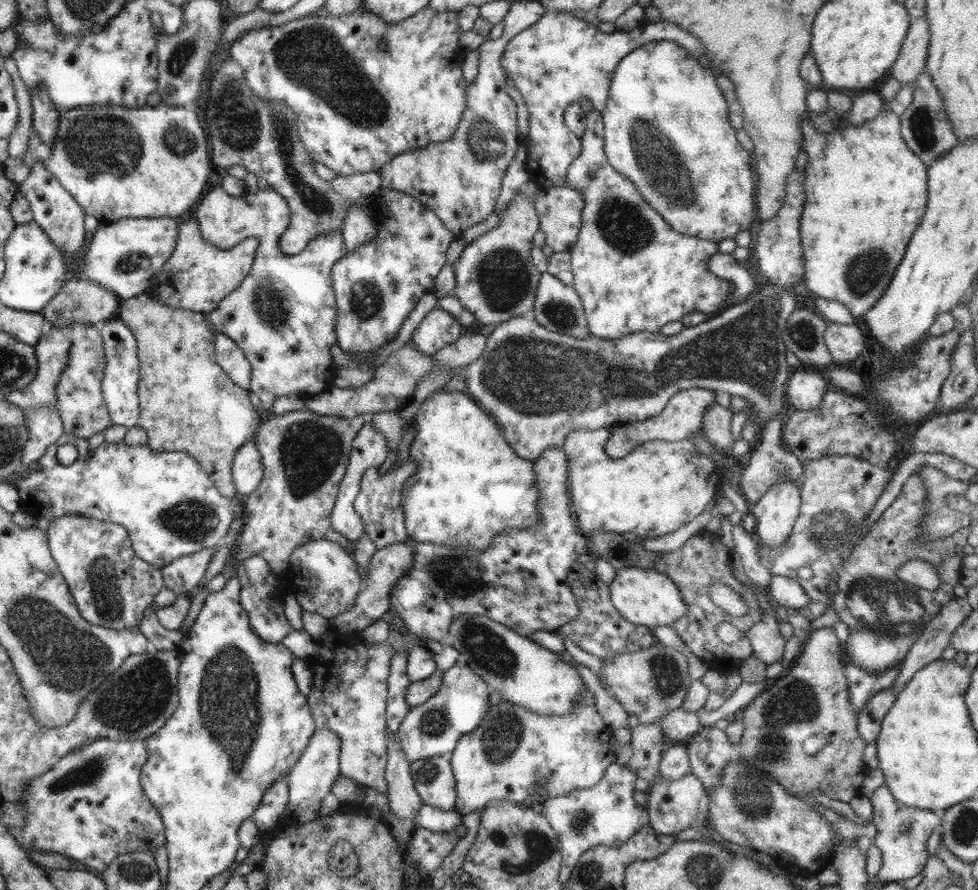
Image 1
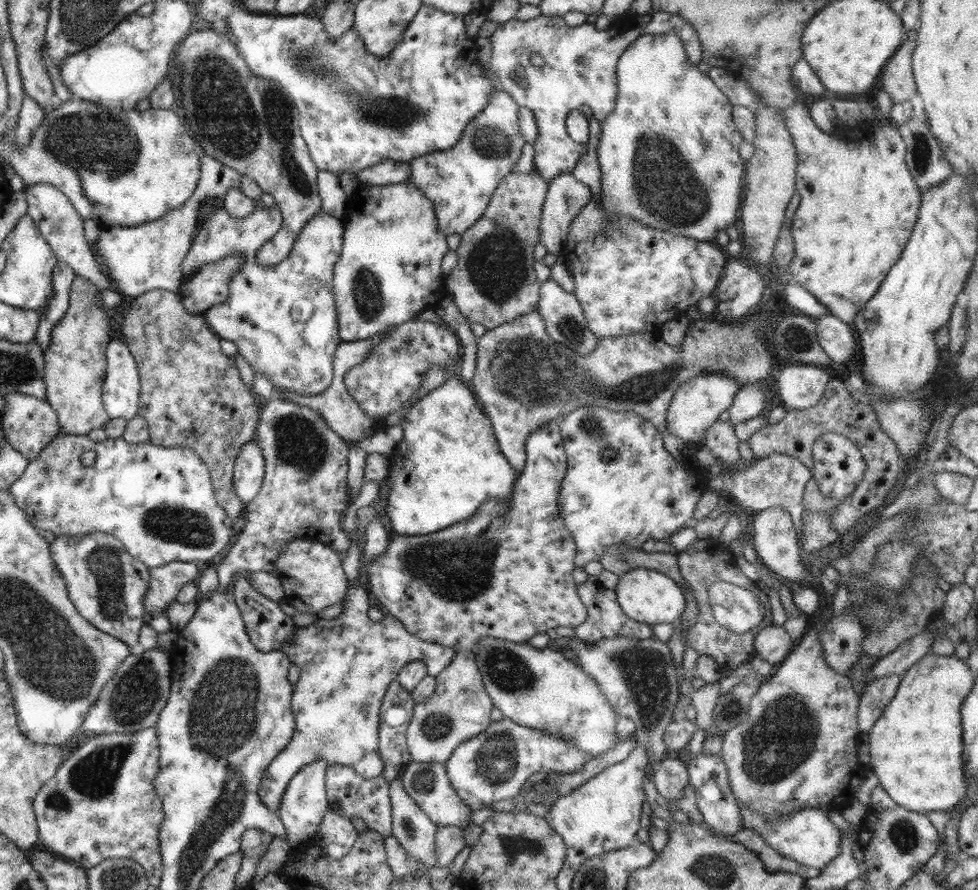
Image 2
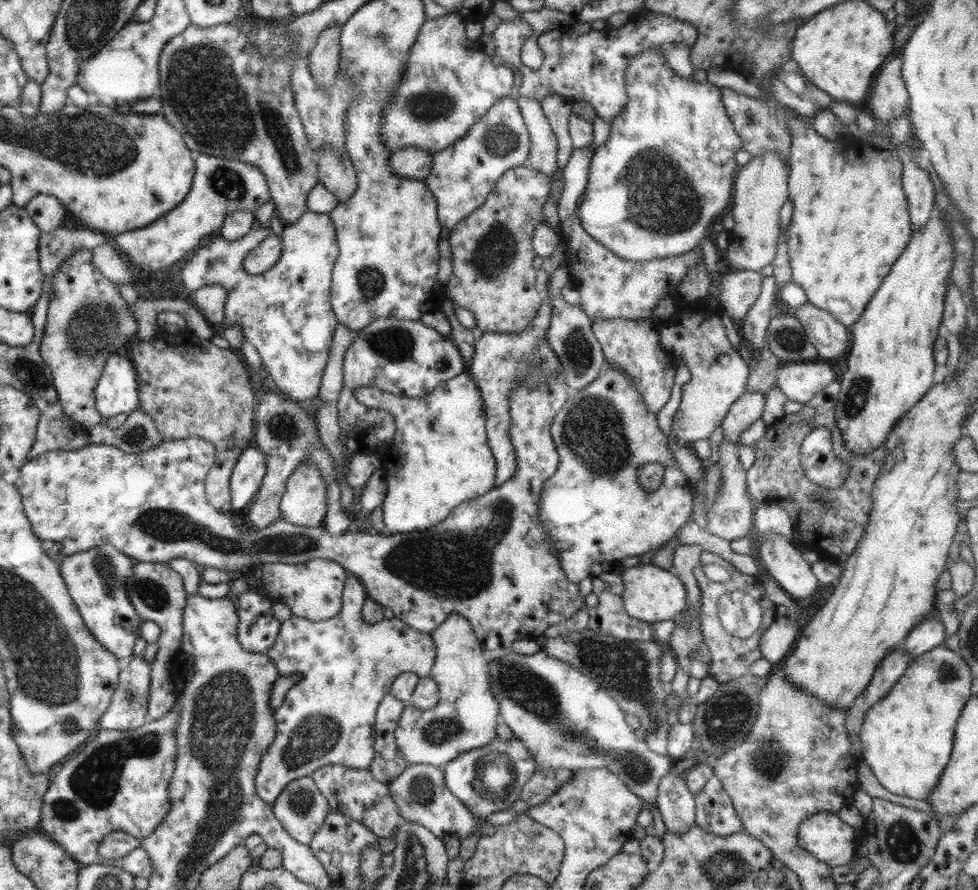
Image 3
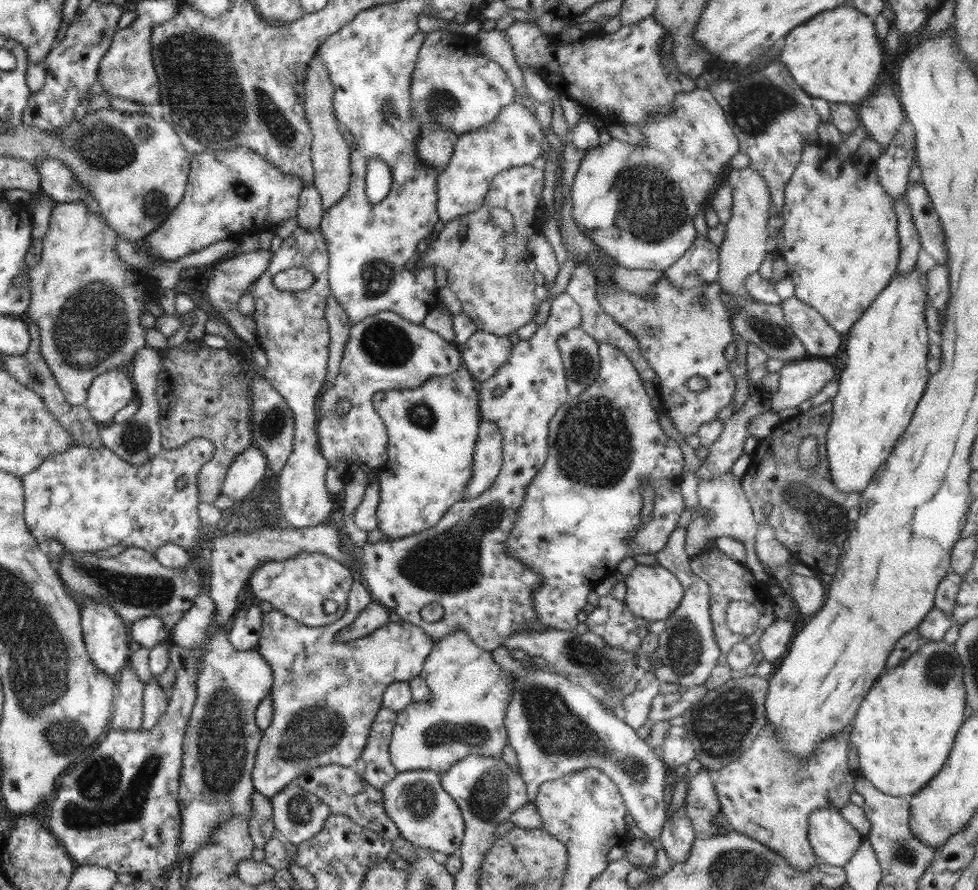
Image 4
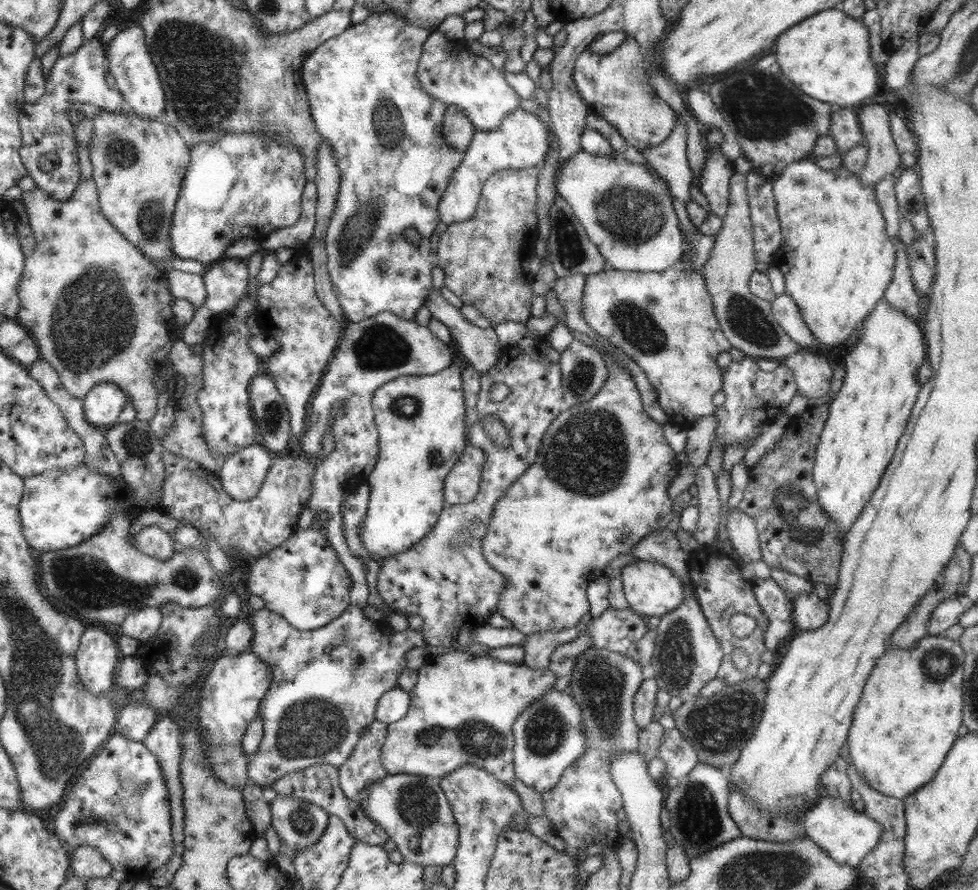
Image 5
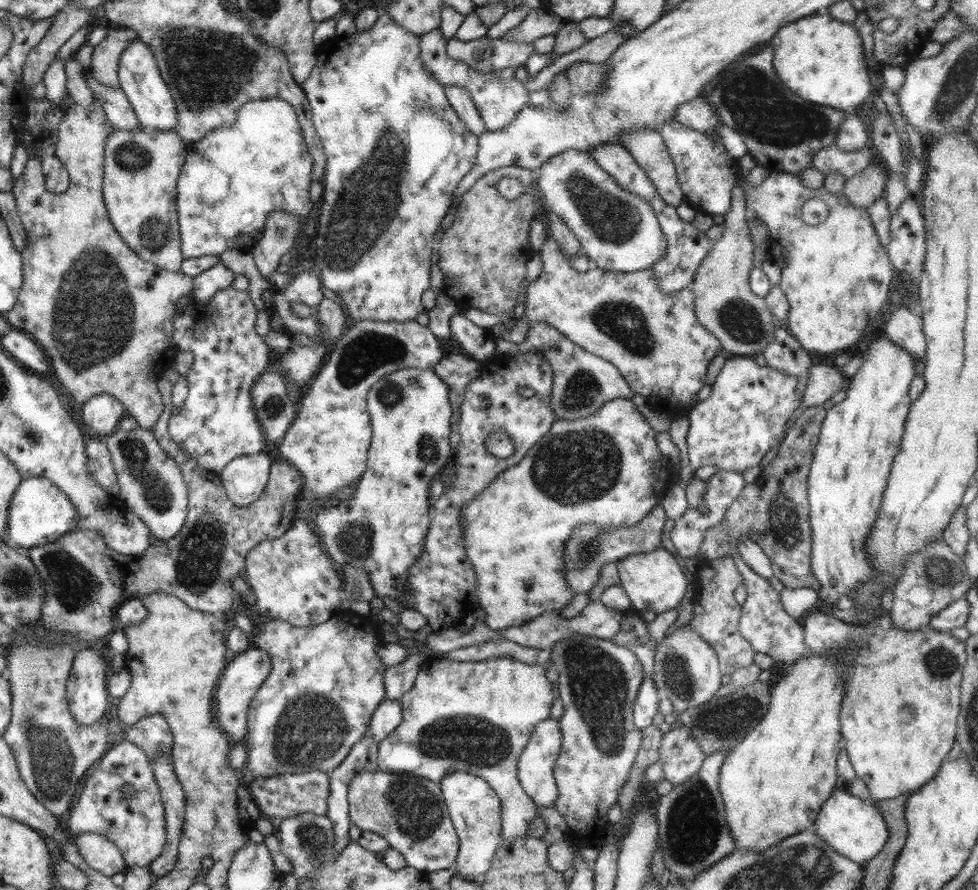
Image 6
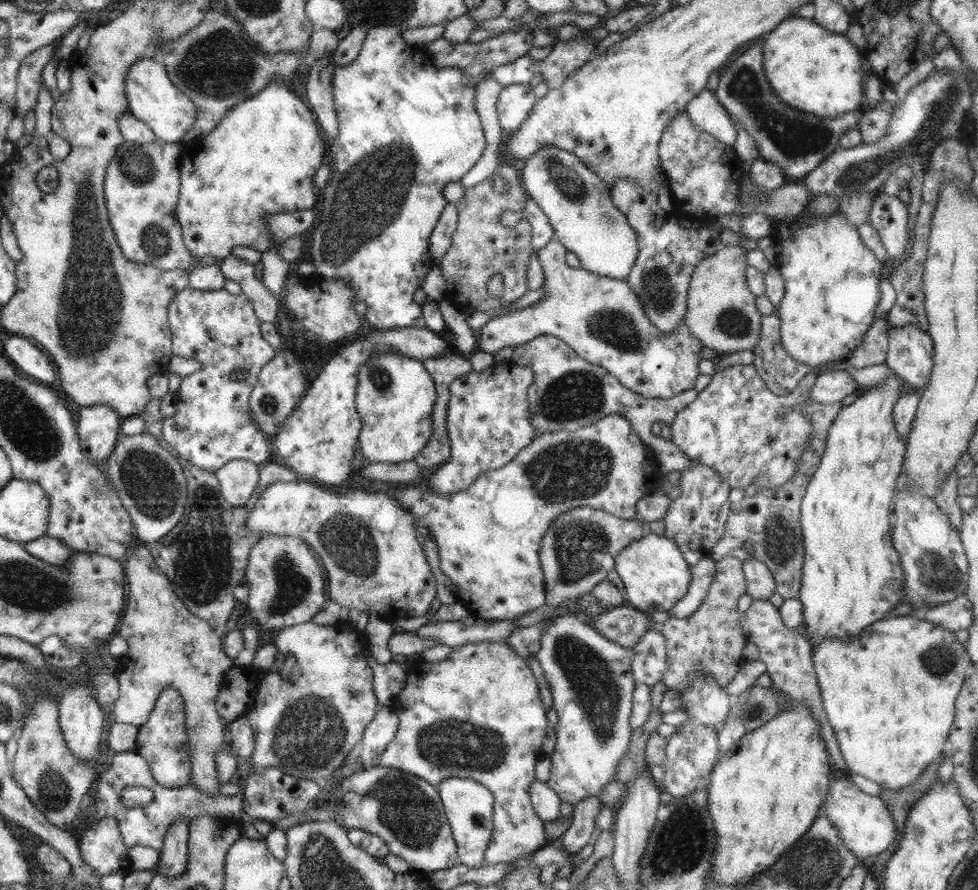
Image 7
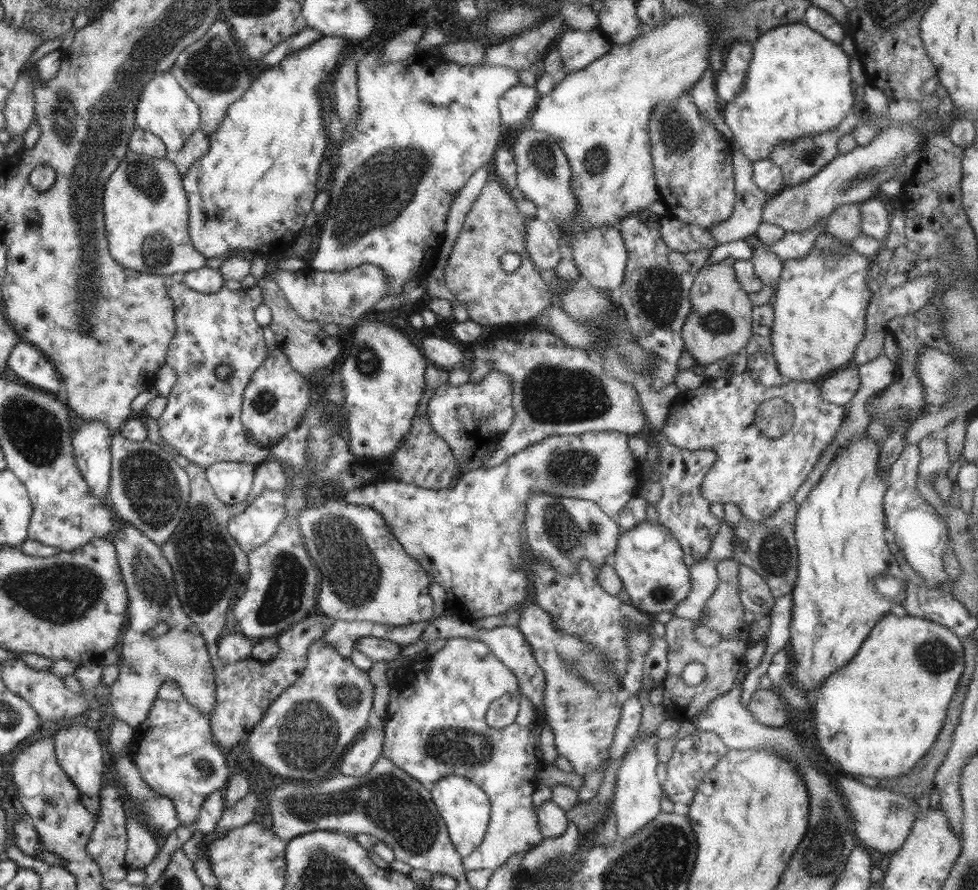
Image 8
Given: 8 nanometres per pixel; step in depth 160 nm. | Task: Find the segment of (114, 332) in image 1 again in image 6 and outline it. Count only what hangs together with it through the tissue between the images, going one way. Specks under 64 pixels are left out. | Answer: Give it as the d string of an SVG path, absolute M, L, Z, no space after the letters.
M96 394L83 403L82 416L80 416L80 418L82 418L82 422L84 422L90 430L103 436L116 431L125 416L127 416L127 413L123 409L123 404L117 398L114 398L111 394Z

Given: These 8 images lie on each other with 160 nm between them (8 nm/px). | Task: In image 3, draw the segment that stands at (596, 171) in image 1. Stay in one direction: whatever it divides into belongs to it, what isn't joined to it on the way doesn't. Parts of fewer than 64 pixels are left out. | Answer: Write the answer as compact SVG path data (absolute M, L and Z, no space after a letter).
M591 145L573 149L571 152L570 159L564 166L563 191L558 200L561 242L568 243L565 265L570 267L571 282L580 293L579 306L591 321L601 318L650 319L661 298L666 297L673 298L676 308L682 308L683 301L677 290L687 270L703 261L703 252L699 246L668 258L632 262L616 256L584 231L578 214L578 205L588 184L590 164L595 151Z

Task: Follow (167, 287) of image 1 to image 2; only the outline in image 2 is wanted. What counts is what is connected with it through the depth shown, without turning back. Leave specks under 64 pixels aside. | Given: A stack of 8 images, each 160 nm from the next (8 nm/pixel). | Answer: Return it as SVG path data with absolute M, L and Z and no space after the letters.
M244 254L230 255L204 264L195 274L186 276L178 292L184 308L190 314L200 315L225 302L229 295L229 282L244 263Z

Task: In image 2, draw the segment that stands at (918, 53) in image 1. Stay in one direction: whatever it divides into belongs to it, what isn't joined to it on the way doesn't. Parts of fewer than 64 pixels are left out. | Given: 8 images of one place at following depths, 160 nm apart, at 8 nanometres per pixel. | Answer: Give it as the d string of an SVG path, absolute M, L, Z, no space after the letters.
M916 29L906 31L903 43L882 70L882 90L892 95L894 103L909 102L917 93L912 61L917 41Z

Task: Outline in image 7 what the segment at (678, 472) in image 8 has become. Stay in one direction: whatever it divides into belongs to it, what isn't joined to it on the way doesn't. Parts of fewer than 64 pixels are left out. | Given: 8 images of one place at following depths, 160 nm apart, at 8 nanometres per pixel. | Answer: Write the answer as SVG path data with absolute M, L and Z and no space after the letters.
M691 459L691 467L682 470L678 481L681 490L678 498L671 500L663 516L665 537L672 539L689 565L709 556L709 550L720 540L731 511L728 494L731 488L713 468Z

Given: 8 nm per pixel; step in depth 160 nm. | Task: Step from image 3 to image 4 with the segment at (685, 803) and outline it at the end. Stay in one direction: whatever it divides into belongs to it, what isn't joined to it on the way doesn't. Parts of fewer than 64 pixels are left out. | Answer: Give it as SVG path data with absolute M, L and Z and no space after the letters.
M683 807L667 818L659 839L666 855L672 861L683 862L688 859L688 853L690 853L696 836L692 828L692 821L686 816Z

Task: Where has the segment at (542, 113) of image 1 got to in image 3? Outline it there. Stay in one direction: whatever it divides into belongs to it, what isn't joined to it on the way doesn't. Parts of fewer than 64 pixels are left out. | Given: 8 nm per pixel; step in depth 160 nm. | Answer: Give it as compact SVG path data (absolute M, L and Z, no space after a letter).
M641 11L629 19L624 26L619 29L605 27L596 31L590 29L584 34L576 34L572 26L560 26L556 29L541 33L536 42L540 50L544 54L543 62L537 70L526 67L520 60L520 50L530 36L532 36L532 27L524 21L521 16L516 17L512 21L501 21L498 28L491 34L495 44L495 58L506 64L515 74L516 86L514 97L526 97L536 100L538 104L542 104L542 99L548 96L560 96L564 102L573 104L575 102L588 102L591 104L596 114L604 121L611 122L614 117L620 115L626 103L625 89L625 72L629 62L641 53L641 50L649 48L659 48L663 52L663 57L667 65L678 75L684 78L691 78L694 67L691 61L691 50L698 38L699 34L695 26L688 24L682 20L676 20L667 14L658 14L657 12Z

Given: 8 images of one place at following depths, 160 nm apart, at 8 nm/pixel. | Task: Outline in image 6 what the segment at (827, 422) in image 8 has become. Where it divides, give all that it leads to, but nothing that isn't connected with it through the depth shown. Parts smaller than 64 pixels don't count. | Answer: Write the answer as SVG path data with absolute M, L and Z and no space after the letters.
M733 355L711 385L709 398L688 410L690 426L686 436L690 464L695 471L702 466L717 466L741 475L760 463L766 453L779 448L792 413L802 406L796 393L798 377L760 366L751 356Z

